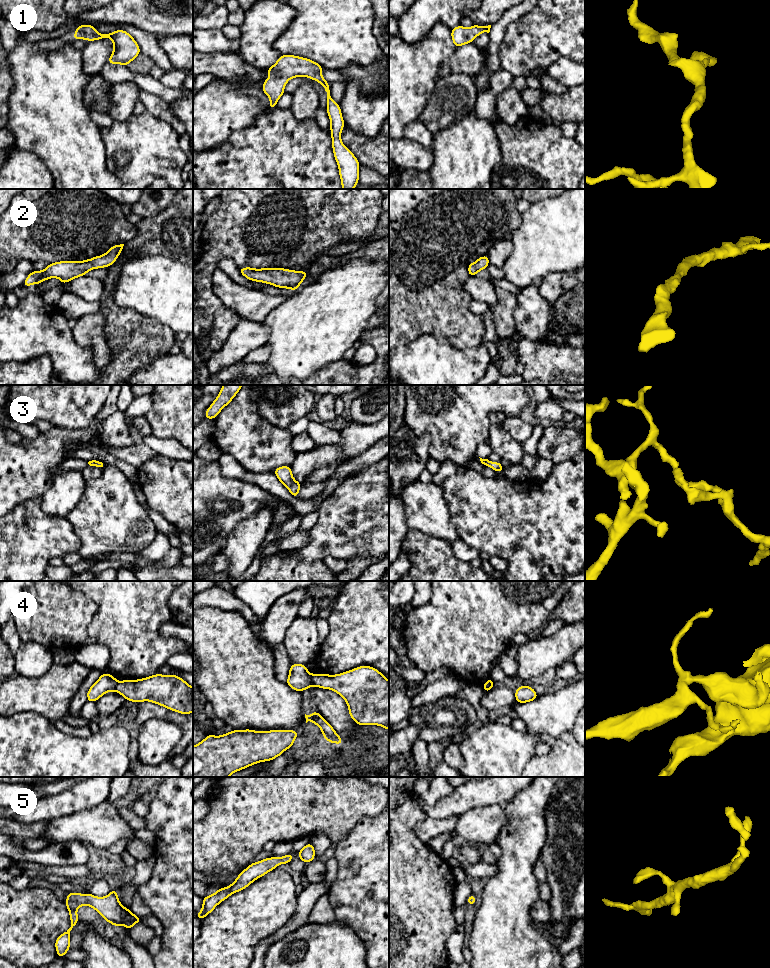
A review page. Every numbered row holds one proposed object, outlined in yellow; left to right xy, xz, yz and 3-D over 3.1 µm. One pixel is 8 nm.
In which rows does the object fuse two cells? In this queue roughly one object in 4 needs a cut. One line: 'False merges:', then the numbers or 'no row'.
False merges: 4

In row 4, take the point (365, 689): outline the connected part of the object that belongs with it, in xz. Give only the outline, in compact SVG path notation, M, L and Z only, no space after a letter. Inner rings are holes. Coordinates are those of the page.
M358 666L336 675L315 673L312 684L338 693L346 701L349 715L358 726L377 725L389 730L389 680L374 667Z

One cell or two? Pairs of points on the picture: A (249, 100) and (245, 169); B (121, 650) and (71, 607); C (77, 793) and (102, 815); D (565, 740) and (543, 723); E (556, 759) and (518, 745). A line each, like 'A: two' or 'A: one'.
A: two
B: two
C: two
D: two
E: two

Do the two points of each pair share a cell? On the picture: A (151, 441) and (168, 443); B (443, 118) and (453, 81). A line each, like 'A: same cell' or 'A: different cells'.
A: same cell
B: same cell

